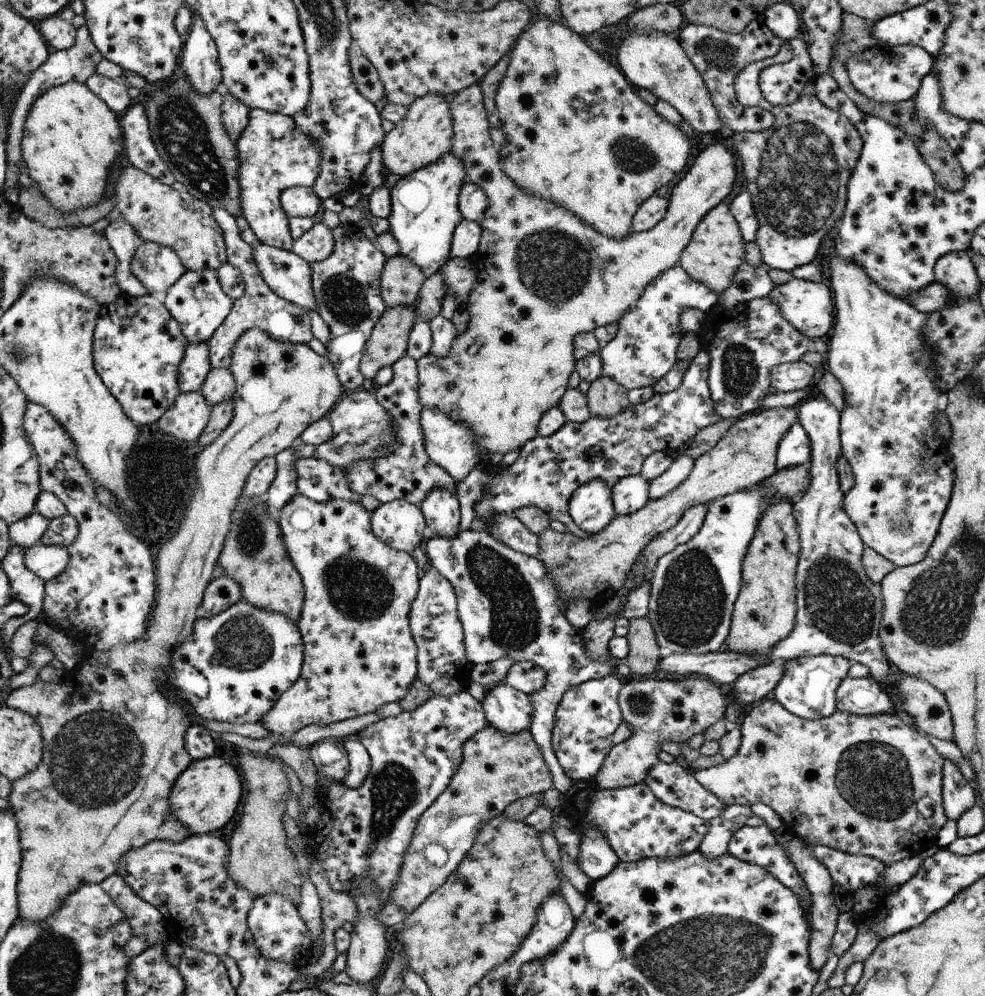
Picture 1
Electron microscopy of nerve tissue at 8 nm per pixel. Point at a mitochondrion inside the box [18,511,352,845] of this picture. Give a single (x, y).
(96, 759)

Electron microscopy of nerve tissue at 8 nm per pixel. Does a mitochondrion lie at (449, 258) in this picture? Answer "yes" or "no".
no

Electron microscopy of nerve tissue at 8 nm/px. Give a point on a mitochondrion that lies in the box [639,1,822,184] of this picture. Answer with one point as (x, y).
(718, 59)

